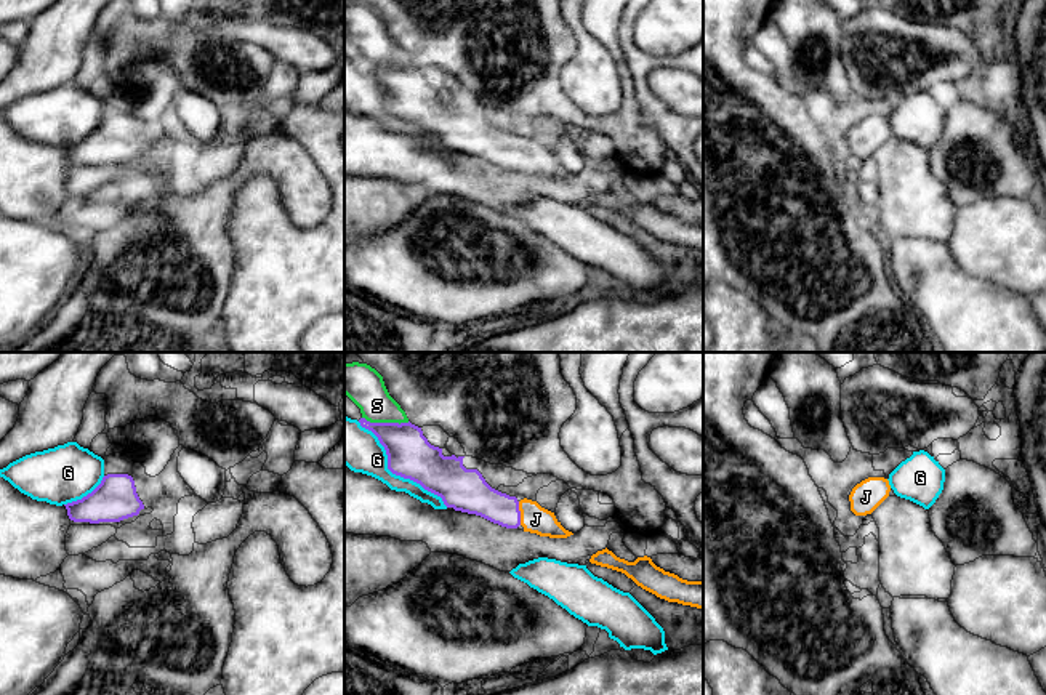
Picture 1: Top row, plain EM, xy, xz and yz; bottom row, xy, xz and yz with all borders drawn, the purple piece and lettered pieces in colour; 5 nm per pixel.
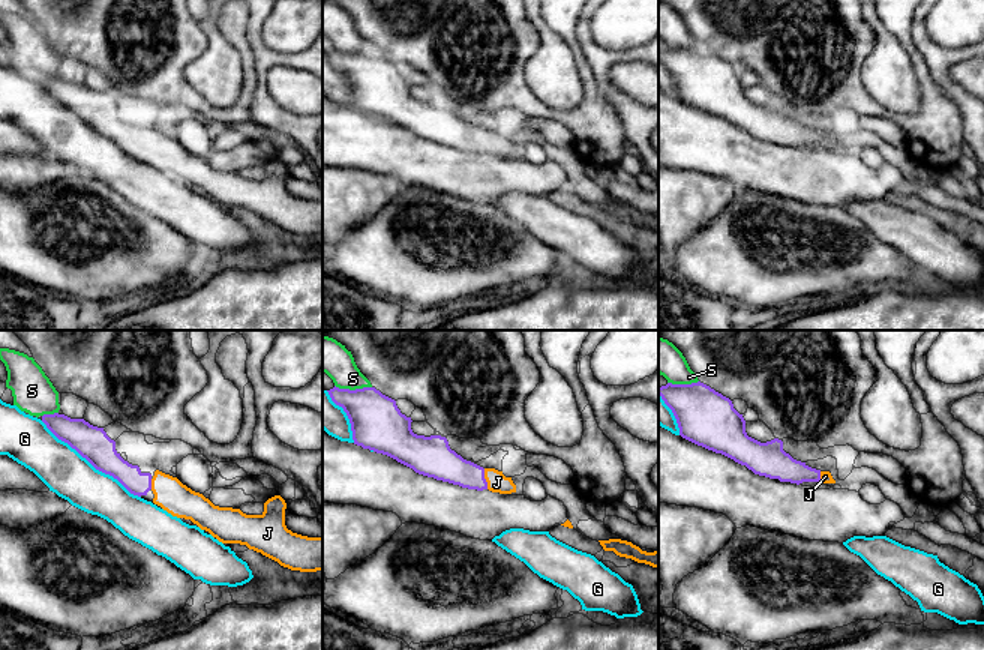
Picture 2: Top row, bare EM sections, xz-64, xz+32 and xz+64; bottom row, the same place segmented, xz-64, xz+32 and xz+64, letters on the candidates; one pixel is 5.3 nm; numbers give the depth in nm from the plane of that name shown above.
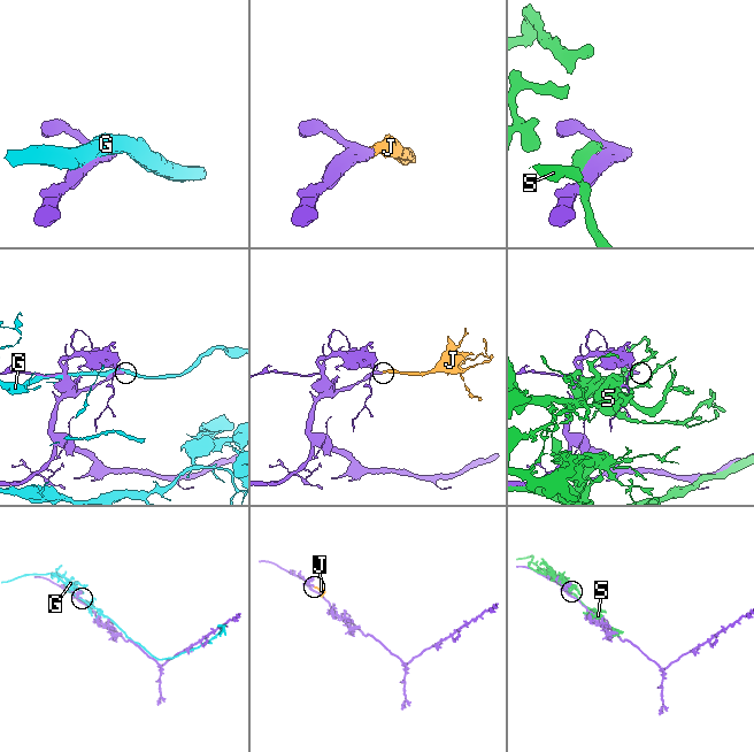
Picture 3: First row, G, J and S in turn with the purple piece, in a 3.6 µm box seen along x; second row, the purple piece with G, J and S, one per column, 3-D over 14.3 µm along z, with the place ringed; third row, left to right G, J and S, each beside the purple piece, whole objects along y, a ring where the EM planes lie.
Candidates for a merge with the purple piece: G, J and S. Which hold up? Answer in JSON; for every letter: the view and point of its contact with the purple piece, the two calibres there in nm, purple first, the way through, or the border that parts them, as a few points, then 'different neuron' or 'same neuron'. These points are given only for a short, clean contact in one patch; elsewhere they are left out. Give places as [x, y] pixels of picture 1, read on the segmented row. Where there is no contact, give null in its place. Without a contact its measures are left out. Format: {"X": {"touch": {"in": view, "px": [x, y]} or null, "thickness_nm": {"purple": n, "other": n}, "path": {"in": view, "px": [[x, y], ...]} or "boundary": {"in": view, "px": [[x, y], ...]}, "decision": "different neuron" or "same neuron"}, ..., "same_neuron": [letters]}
{"G": {"touch": {"in": "xz", "px": [394, 473]}, "thickness_nm": {"purple": 220, "other": 220}, "decision": "different neuron"}, "J": {"touch": {"in": "xz", "px": [519, 513]}, "thickness_nm": {"purple": 190, "other": 140}, "decision": "same neuron"}, "S": {"touch": {"in": "xz", "px": [386, 423]}, "thickness_nm": {"purple": 220, "other": 190}, "decision": "different neuron"}, "same_neuron": ["J"]}

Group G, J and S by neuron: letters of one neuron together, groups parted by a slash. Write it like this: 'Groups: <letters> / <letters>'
Groups: G / J / S

